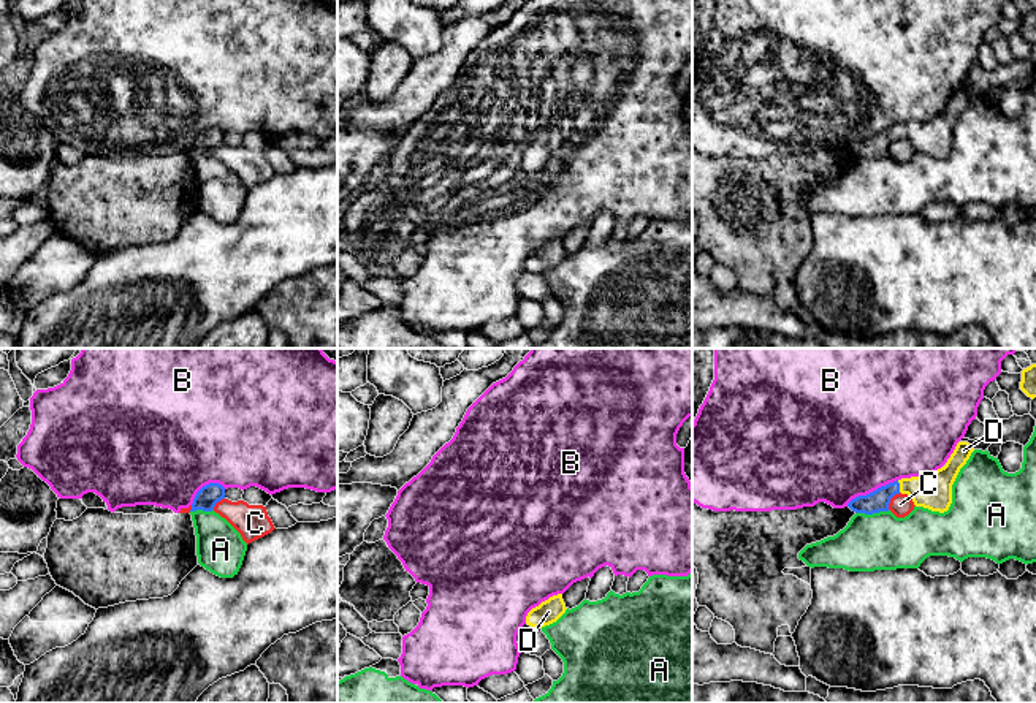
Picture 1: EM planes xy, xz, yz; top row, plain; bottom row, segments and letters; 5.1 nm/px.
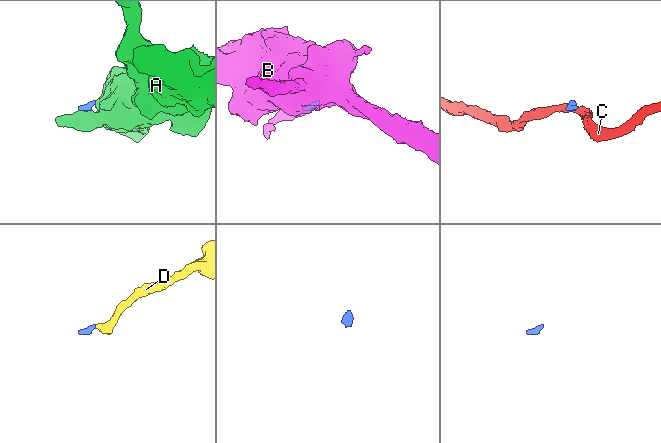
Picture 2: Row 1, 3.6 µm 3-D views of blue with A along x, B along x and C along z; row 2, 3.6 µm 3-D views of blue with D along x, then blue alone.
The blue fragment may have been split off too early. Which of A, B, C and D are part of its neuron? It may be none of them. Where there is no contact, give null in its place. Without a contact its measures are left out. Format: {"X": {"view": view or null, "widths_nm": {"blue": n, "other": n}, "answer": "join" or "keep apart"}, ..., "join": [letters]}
{"A": {"view": "yz", "widths_nm": {"blue": 110, "other": 280}, "answer": "keep apart"}, "B": {"view": "yz", "widths_nm": {"blue": 110, "other": 480}, "answer": "keep apart"}, "C": {"view": "yz", "widths_nm": {"blue": 110, "other": 110}, "answer": "keep apart"}, "D": {"view": "yz", "widths_nm": {"blue": 110, "other": 180}, "answer": "join"}, "join": ["D"]}

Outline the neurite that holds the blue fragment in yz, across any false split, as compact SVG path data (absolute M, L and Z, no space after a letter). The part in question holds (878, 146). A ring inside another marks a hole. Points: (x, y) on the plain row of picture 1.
M958 87L946 111L927 122L901 124L876 136L852 144L847 152L855 158L873 160L889 157L895 139L908 139L916 152L944 158L952 149L952 130L966 109L974 93L968 87Z

